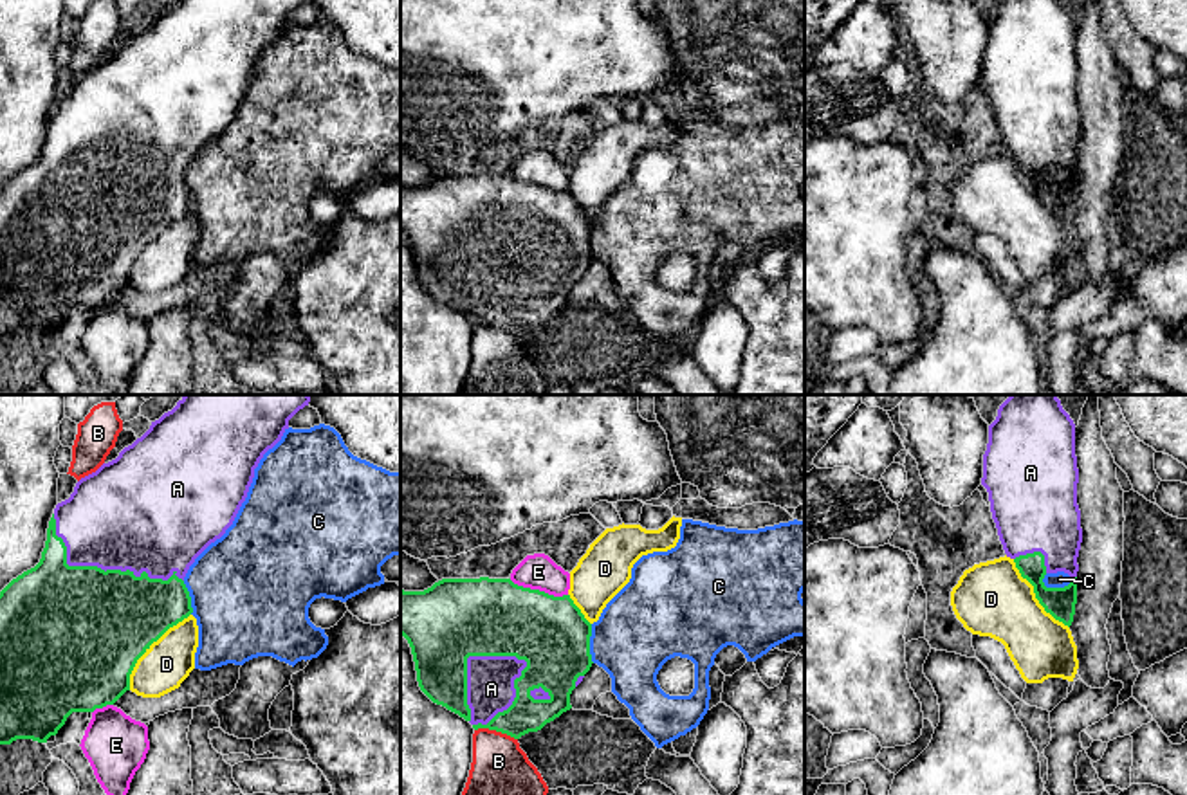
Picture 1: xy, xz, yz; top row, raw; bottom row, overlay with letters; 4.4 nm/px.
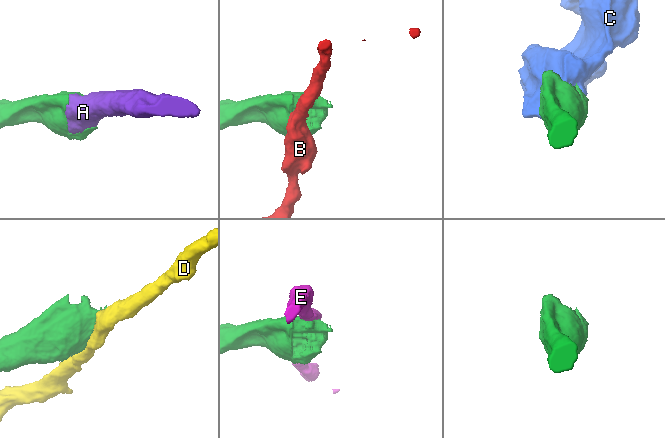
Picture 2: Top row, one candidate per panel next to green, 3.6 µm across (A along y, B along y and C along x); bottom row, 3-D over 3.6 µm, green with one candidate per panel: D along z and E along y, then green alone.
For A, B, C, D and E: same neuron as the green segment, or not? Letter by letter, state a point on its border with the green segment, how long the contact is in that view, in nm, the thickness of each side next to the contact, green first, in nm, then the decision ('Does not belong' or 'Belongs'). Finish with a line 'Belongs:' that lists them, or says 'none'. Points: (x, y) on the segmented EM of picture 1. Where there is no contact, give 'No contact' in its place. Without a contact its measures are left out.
A: Touches green at xz (515, 700). Shared border 380 nm. Thickness 260 nm (green) against 200 nm. Belongs
B: Touches green at xz (496, 731). Shared border 200 nm. Thickness 160 nm (green) against 240 nm. Does not belong
C: Touches green at yz (1056, 588). Shared border 140 nm. Thickness 140 nm (green) against 70 nm. Does not belong
D: Touches green at xy (148, 648). Shared border 440 nm. Thickness 480 nm (green) against 220 nm. Does not belong
E: Touches green at xz (538, 590). Shared border 280 nm. Thickness 360 nm (green) against 160 nm. Does not belong
Belongs: A

